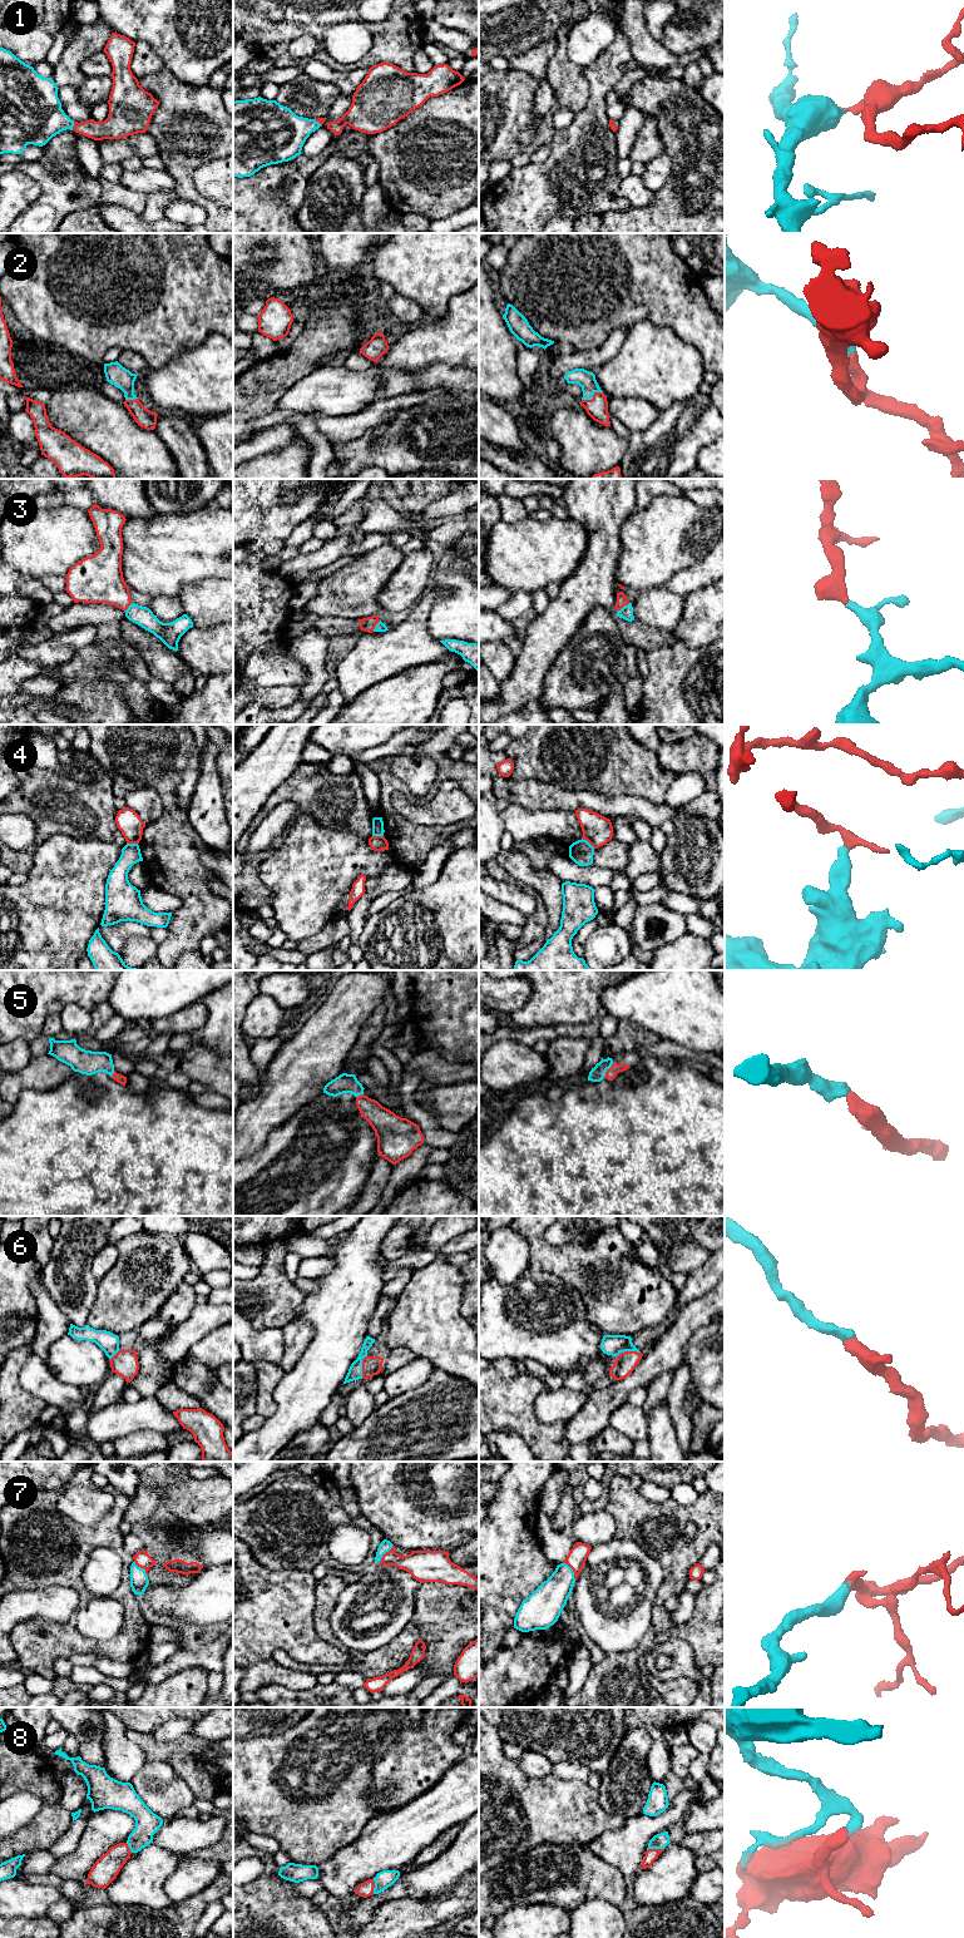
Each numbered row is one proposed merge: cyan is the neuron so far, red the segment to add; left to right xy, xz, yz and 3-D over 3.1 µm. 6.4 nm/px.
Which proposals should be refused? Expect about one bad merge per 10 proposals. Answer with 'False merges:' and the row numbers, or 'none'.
False merges: 4

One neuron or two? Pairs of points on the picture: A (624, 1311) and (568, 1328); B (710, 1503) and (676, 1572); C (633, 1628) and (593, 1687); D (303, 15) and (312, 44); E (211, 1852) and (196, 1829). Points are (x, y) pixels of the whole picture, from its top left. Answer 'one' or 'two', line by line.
A: two
B: one
C: two
D: two
E: two

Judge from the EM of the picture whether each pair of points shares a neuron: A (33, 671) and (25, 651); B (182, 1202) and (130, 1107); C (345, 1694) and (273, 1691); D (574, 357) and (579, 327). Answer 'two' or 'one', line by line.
A: two
B: one
C: one
D: two

